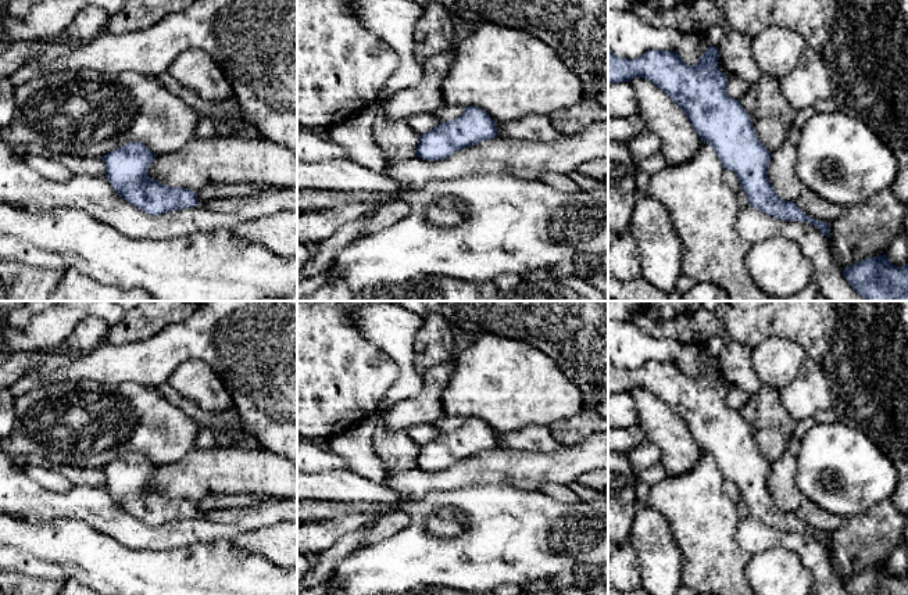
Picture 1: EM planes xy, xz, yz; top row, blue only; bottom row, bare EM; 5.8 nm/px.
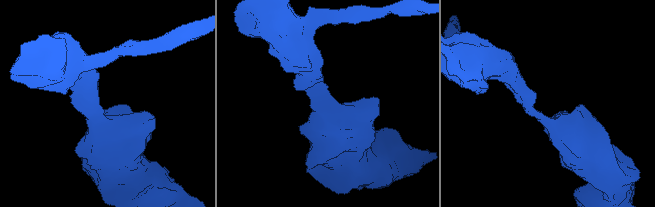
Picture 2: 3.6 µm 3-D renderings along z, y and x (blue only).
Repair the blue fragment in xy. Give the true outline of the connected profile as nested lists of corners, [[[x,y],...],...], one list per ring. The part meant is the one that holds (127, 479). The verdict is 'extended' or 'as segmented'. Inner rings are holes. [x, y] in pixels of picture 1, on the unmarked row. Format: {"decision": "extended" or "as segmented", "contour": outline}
{"decision": "as segmented", "contour": [[[131,452],[103,467],[106,488],[124,510],[153,527],[199,516],[196,502],[149,488],[155,467],[143,454]]]}

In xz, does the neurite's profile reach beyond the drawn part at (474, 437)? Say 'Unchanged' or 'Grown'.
Unchanged

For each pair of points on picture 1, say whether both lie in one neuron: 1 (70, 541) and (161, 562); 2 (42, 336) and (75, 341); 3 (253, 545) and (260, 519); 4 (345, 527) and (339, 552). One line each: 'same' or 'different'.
1: same
2: different
3: different
4: different

